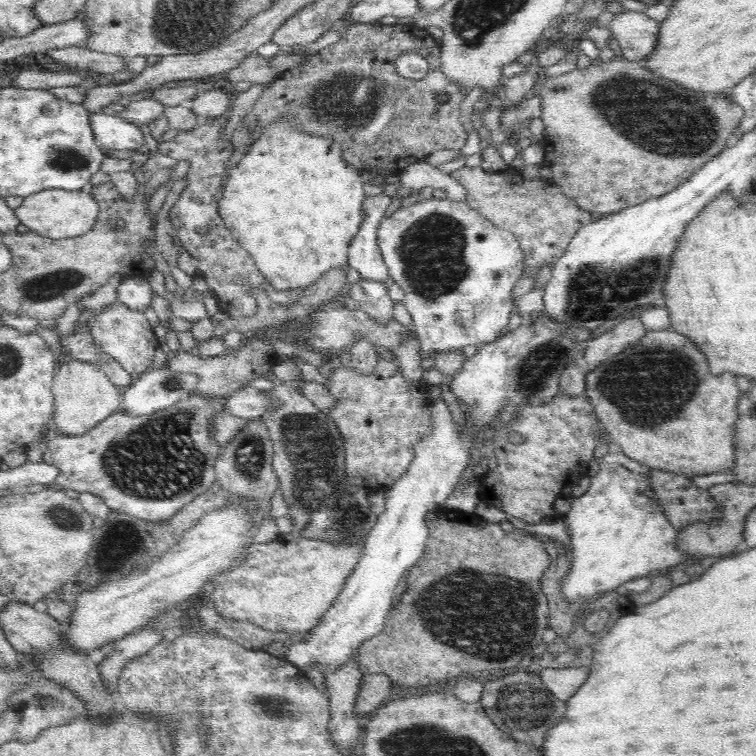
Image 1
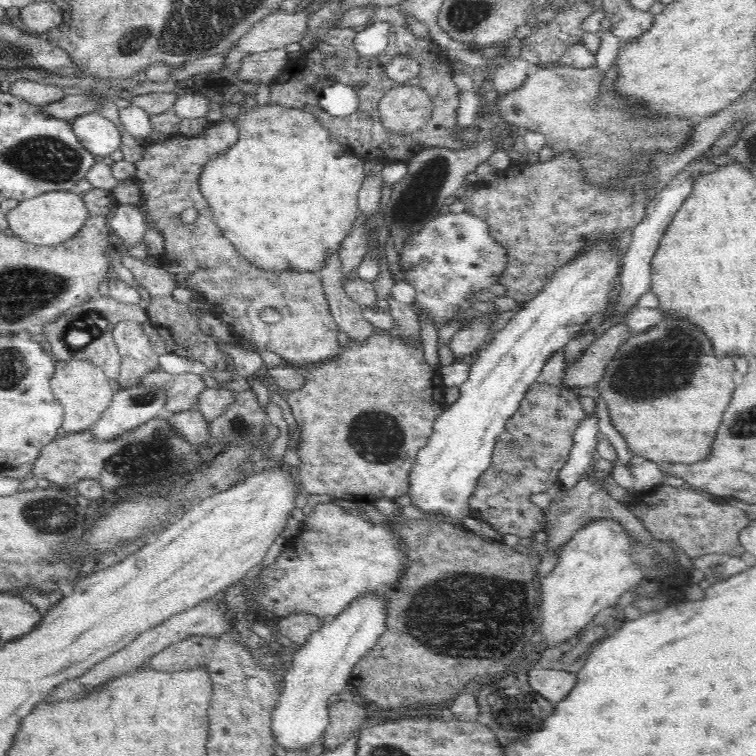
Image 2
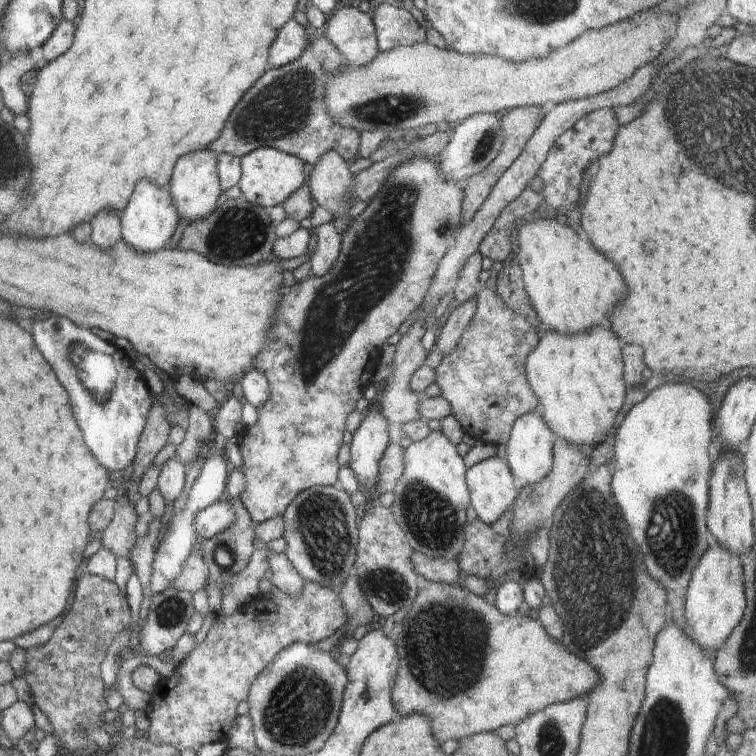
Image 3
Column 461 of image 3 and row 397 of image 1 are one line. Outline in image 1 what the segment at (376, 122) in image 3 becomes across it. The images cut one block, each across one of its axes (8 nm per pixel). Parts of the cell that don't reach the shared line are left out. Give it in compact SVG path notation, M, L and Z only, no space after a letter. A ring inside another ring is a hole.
M71 359L59 364L51 391L54 397L54 424L66 435L84 434L120 409L121 388L91 362Z

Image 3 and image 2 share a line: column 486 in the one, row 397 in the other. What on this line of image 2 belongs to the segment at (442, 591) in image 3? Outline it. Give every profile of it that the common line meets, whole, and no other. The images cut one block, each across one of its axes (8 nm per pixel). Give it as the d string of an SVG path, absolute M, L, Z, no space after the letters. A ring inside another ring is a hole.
M665 315L658 324L647 328L644 332L632 334L625 340L625 347L620 349L620 351L614 355L614 358L608 362L604 377L597 383L598 392L602 397L602 400L606 403L612 424L626 440L628 450L632 454L640 455L659 464L692 464L693 462L704 460L710 454L717 428L720 426L724 411L731 401L732 393L739 383L734 365L735 361L736 359L731 356L718 358L718 356L714 354L712 342L710 342L710 339L706 337L704 331L702 331L698 325L694 324L694 322L676 316Z

